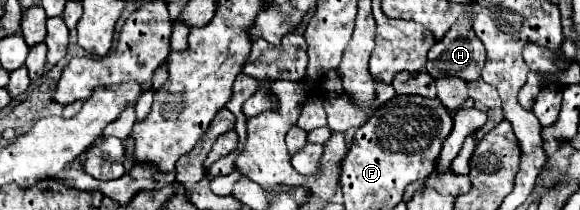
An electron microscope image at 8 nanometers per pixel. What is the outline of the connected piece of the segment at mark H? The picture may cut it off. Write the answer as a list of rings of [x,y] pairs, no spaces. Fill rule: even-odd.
[[[462,16],[446,36],[428,52],[426,72],[432,78],[458,76],[466,82],[480,78],[486,62],[486,50],[472,30],[470,16]]]

